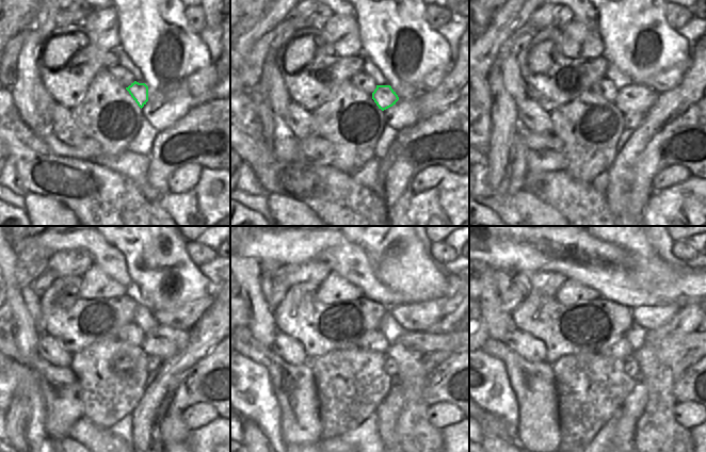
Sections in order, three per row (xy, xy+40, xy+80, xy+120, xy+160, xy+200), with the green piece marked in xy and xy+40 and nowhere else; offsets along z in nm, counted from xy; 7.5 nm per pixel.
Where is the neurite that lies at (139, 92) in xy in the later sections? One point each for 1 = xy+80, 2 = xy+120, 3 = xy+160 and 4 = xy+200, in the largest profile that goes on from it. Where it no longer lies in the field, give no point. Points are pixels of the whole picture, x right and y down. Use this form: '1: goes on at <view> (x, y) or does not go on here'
1: goes on at xy+80 (634, 95)
2: goes on at xy+120 (161, 335)
3: goes on at xy+160 (424, 341)
4: goes on at xy+200 (678, 358)

